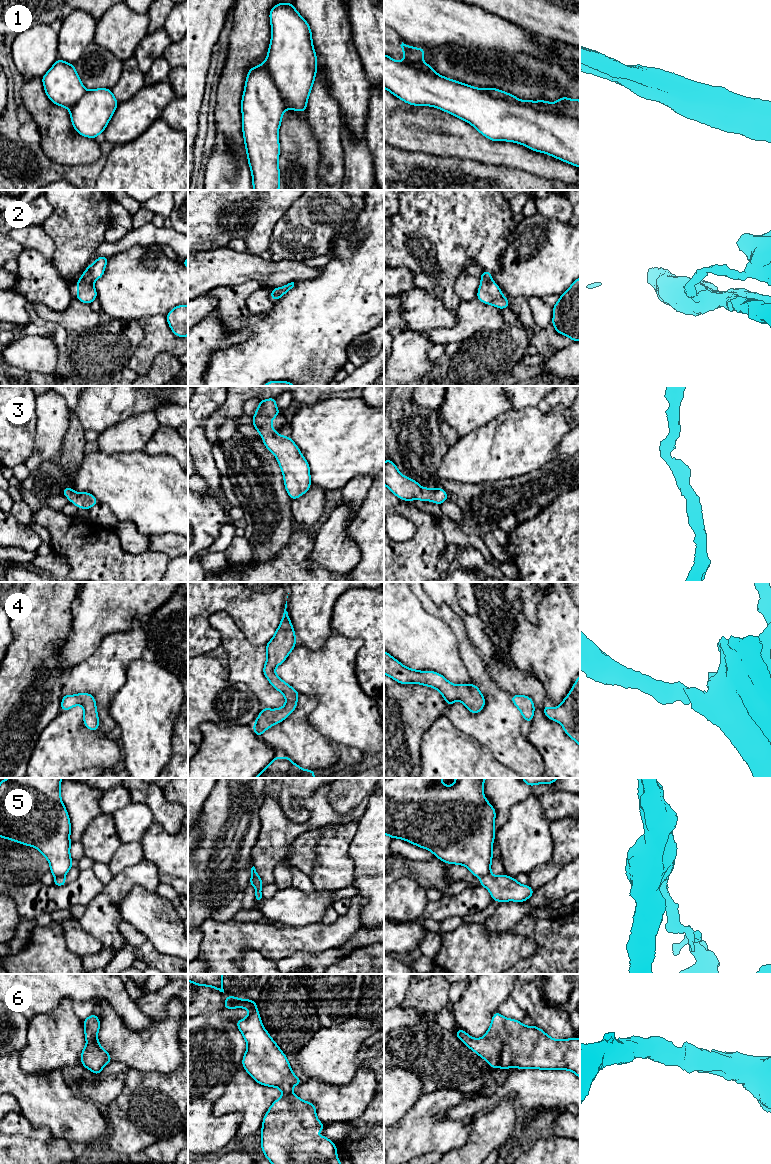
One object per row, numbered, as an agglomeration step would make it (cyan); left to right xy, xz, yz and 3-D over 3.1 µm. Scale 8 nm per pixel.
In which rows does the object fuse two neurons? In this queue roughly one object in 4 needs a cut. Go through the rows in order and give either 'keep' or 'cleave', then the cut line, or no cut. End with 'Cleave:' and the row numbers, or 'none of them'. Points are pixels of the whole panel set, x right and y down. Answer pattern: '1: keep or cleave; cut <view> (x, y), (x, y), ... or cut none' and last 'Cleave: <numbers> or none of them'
1: cleave; cut yz (477, 88), (494, 97), (529, 105), (538, 111), (579, 120)
2: keep; cut none
3: keep; cut none
4: keep; cut none
5: cleave; cut yz (490, 873), (480, 877)
6: keep; cut none
Cleave: 1, 5

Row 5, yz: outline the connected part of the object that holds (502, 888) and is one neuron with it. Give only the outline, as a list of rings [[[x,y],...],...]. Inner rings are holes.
[[[505,874],[482,876],[480,877],[480,885],[487,888],[492,899],[499,903],[506,901],[525,902],[534,893],[529,885],[522,885],[515,878]]]

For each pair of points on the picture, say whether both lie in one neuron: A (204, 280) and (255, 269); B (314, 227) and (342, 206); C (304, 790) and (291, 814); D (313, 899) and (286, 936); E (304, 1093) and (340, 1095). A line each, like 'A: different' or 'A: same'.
A: same
B: same
C: same
D: different
E: same

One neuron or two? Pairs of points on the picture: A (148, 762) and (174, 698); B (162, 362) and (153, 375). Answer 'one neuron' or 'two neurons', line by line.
A: one neuron
B: one neuron

